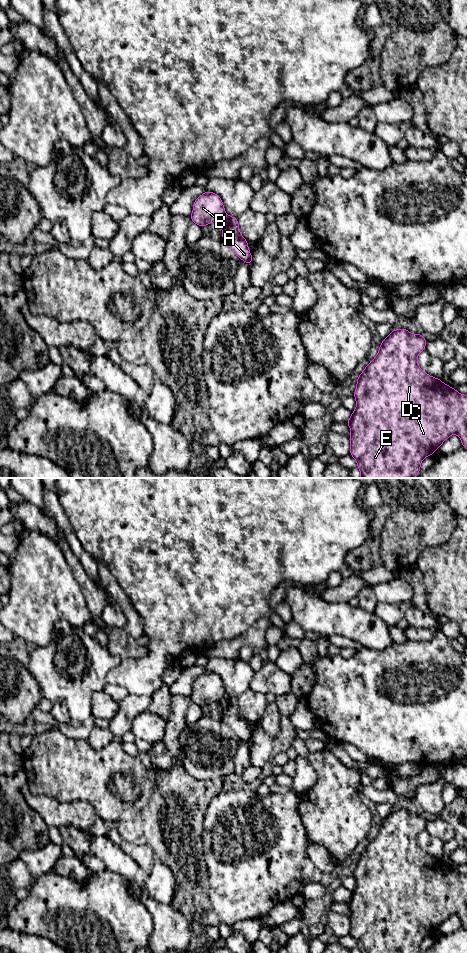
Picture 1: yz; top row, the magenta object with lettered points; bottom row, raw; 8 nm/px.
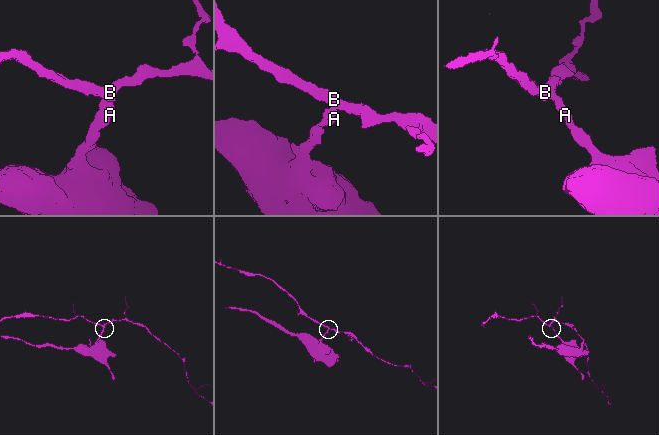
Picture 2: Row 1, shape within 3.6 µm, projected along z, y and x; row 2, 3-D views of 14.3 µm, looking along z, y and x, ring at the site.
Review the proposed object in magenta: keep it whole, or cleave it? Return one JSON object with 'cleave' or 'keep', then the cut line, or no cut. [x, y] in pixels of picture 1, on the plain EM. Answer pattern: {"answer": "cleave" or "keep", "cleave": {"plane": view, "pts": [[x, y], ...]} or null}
{"answer": "cleave", "cleave": {"plane": "yz", "pts": [[225, 692], [219, 701]]}}

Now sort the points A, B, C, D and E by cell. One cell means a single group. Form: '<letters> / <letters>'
A C D E / B

